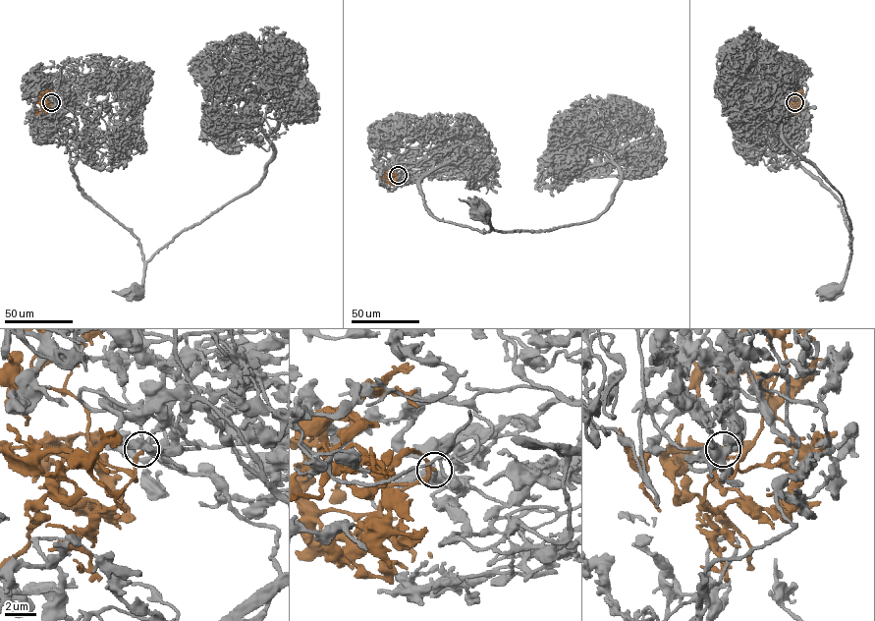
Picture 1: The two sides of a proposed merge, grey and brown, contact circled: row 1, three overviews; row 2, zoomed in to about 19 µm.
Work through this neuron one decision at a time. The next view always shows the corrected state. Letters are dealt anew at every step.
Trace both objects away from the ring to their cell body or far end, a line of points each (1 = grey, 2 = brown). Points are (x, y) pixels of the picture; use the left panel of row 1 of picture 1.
1: (51, 102), (68, 110), (58, 122), (84, 141), (73, 165), (77, 184), (137, 239), (137, 294)
2: (51, 103), (41, 102), (40, 111), (37, 113), (36, 110)

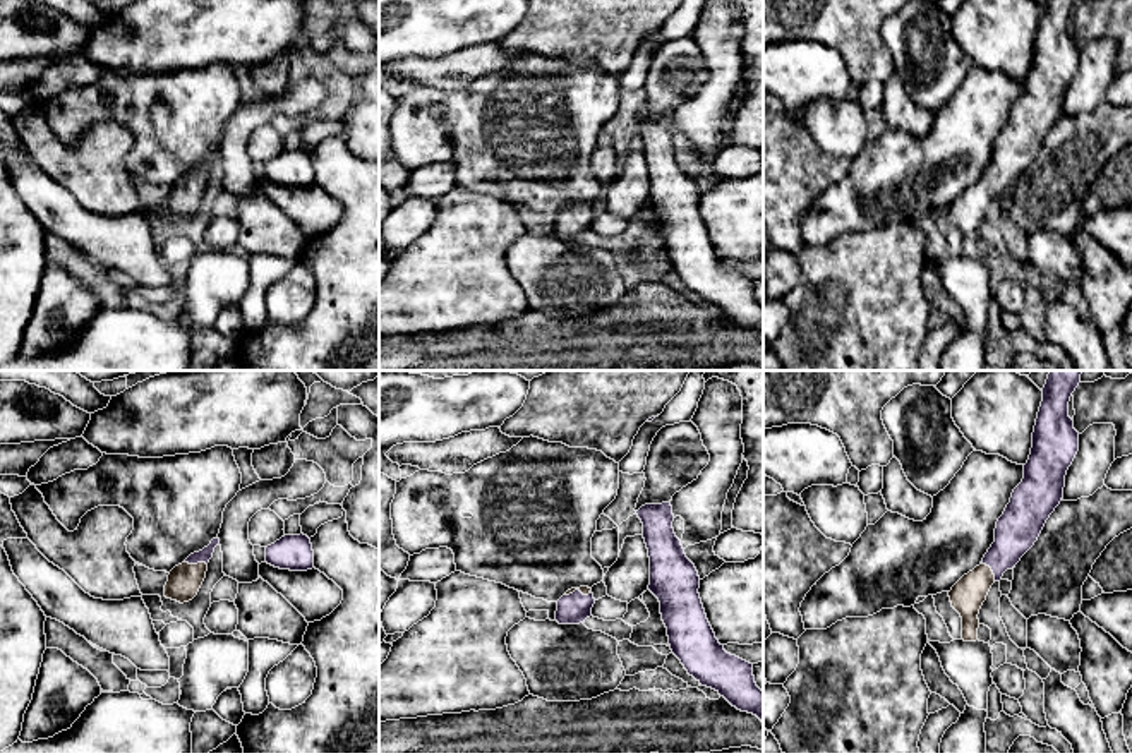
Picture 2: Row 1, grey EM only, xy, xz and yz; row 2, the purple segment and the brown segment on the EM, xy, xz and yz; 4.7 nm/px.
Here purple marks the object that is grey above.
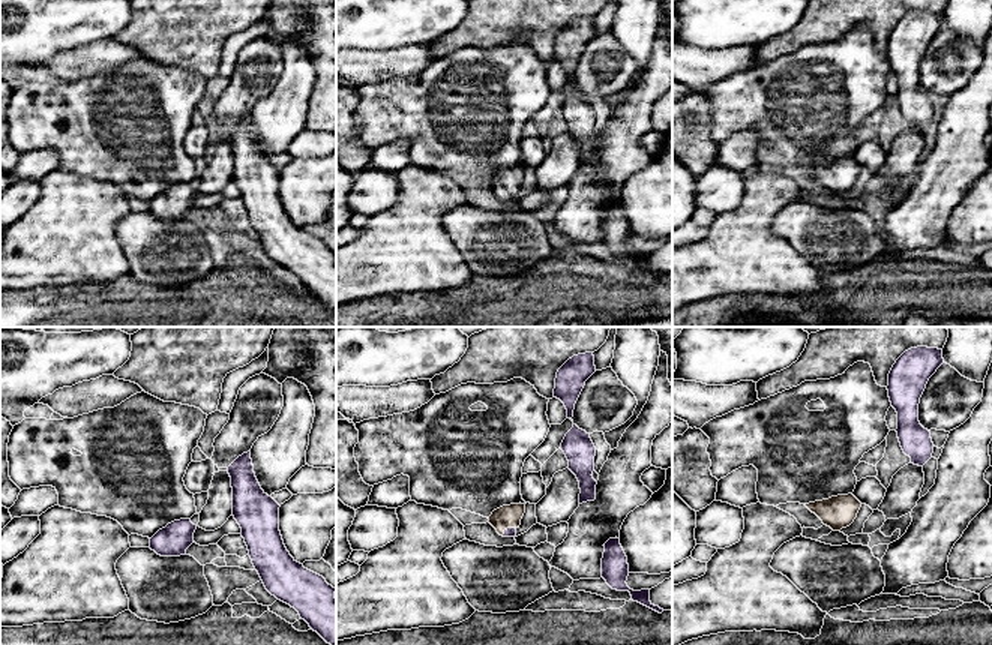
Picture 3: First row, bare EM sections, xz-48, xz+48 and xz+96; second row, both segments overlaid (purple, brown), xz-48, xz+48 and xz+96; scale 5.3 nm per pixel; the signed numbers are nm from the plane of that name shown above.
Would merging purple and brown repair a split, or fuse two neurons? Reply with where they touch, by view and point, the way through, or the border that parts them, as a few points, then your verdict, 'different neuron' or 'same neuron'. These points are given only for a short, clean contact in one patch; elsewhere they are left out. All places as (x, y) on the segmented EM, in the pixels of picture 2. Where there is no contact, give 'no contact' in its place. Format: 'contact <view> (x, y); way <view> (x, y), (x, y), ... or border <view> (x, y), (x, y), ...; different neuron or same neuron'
contact xy (196, 563); way xy (203, 556), (196, 563), (184, 580); same neuron

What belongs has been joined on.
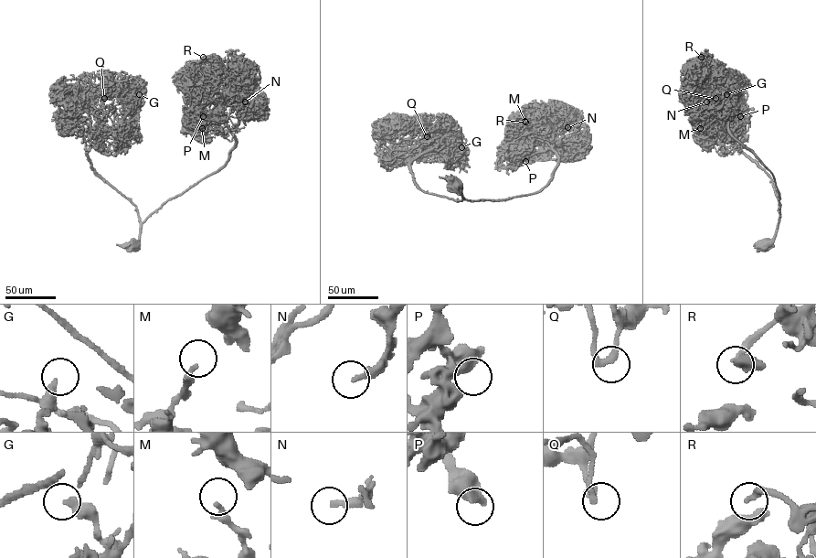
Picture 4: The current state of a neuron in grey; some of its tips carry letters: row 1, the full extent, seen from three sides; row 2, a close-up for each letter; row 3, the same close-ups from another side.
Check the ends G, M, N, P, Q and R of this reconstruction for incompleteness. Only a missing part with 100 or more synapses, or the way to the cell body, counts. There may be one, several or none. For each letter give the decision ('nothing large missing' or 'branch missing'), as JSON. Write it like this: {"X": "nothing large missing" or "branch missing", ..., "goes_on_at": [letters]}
{"G": "nothing large missing", "M": "nothing large missing", "N": "nothing large missing", "P": "nothing large missing", "Q": "nothing large missing", "R": "branch missing", "goes_on_at": ["R"]}

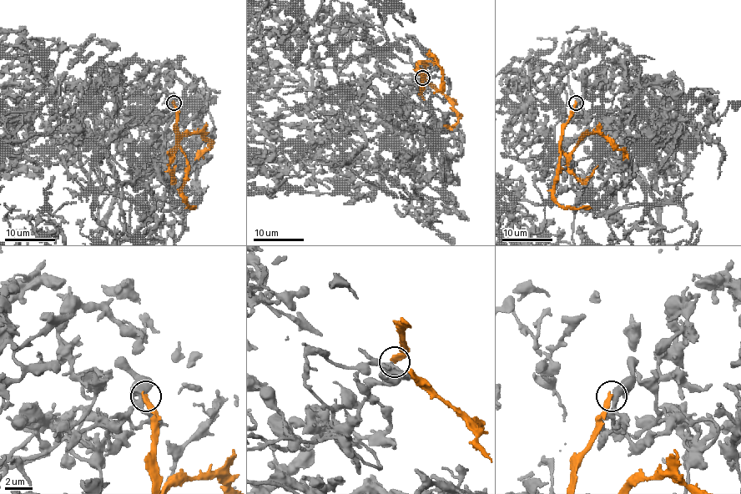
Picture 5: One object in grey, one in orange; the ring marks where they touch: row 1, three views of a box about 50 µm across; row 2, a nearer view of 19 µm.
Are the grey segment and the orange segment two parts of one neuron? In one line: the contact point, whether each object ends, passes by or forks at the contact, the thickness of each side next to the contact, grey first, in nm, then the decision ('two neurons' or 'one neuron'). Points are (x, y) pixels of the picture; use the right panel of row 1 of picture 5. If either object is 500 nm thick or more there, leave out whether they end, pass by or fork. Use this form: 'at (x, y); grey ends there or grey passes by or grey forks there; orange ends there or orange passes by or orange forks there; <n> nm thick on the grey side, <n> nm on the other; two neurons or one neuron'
at (576, 103); grey forks there; orange ends there; 380 nm thick on the grey side, 360 nm on the other; two neurons

